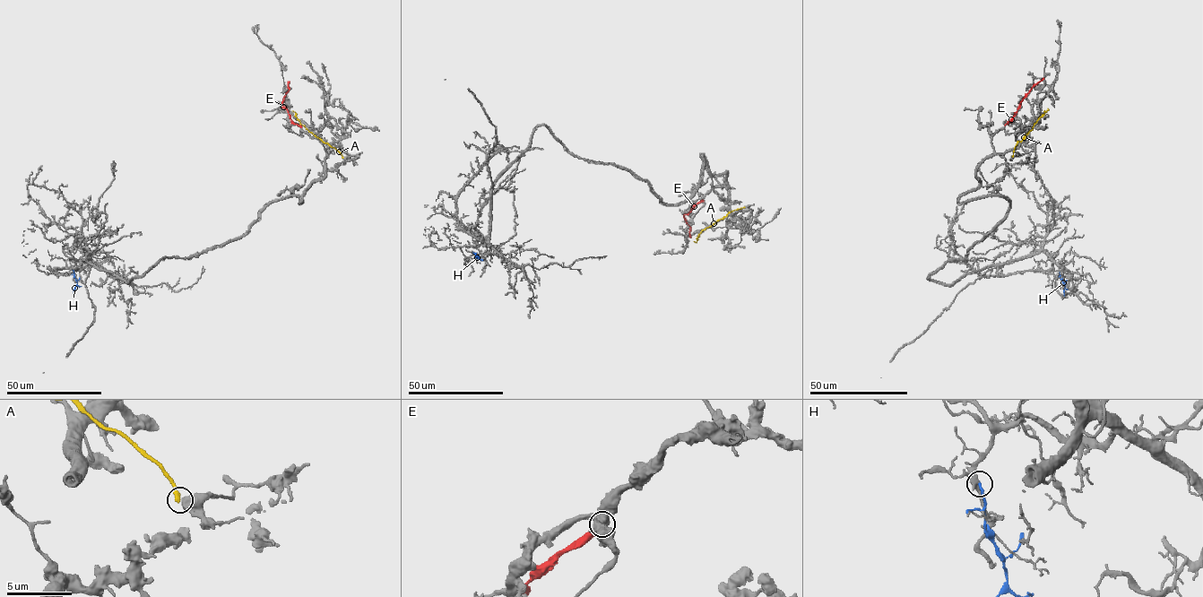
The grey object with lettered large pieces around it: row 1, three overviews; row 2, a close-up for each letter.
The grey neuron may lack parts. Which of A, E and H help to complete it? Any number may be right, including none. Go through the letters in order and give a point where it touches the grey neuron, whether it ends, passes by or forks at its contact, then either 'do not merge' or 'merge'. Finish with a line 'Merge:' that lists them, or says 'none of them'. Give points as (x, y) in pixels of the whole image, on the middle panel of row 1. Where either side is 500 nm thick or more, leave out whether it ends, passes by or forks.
A: contact (744, 207); do not merge
E: contact (703, 199); it ends; do not merge
H: contact (475, 253); it ends; do not merge
Merge: none of them

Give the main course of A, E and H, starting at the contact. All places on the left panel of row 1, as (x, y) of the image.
A: (342, 158), (301, 125), (292, 110)
E: (301, 126), (290, 119), (282, 104), (288, 90), (288, 81)
H: (73, 270), (77, 283), (73, 292)

